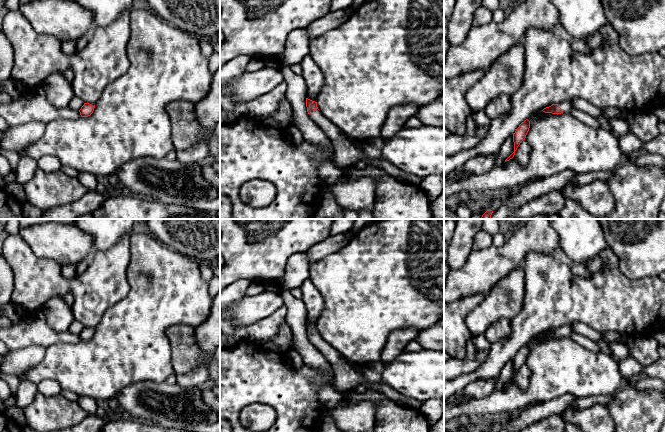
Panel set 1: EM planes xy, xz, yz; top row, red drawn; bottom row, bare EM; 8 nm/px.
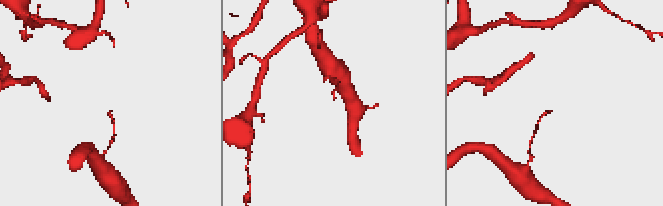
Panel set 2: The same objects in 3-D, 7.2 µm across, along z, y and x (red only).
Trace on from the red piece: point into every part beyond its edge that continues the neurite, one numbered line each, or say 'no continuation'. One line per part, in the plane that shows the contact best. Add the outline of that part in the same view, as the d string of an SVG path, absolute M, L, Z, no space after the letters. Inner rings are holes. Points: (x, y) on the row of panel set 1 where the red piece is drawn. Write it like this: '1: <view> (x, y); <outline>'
1: xz (347, 152); M315 109L309 114L331 141L333 148L333 165L341 170L355 166L365 158L361 143L347 137L338 127L332 124L322 113Z

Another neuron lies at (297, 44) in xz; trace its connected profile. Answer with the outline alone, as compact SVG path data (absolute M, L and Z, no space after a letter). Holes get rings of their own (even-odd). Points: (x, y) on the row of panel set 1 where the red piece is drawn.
M305 29L292 31L285 42L283 54L278 58L265 61L266 65L279 67L280 63L290 66L300 64L305 56L309 54L310 39Z

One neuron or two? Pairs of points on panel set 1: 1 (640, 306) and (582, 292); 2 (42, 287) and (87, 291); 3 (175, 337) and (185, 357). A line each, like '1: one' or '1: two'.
1: one
2: one
3: one

